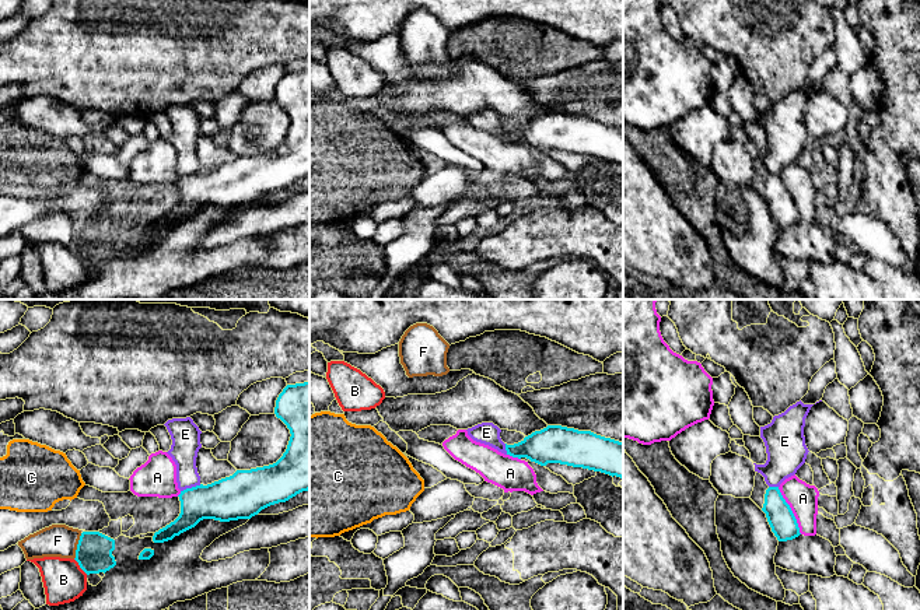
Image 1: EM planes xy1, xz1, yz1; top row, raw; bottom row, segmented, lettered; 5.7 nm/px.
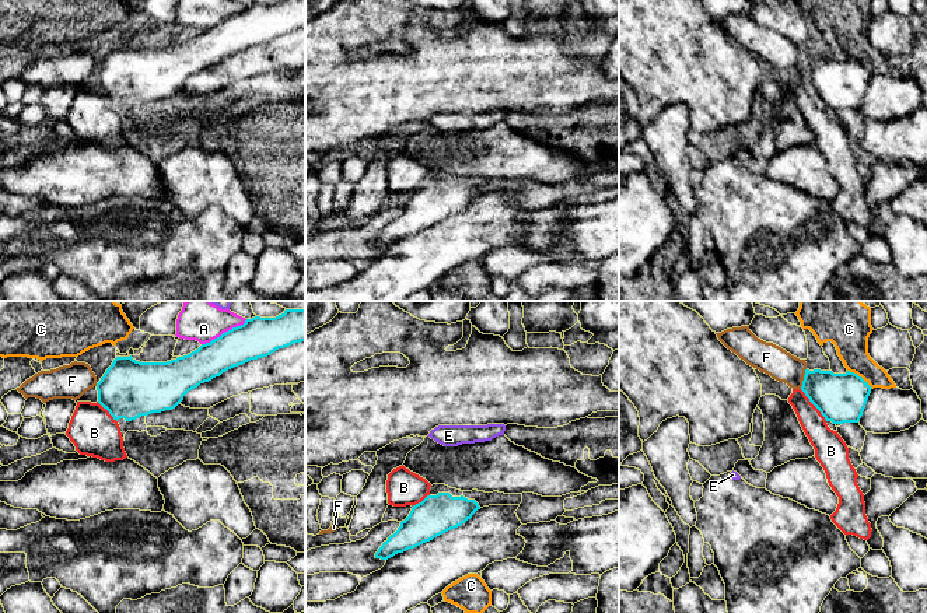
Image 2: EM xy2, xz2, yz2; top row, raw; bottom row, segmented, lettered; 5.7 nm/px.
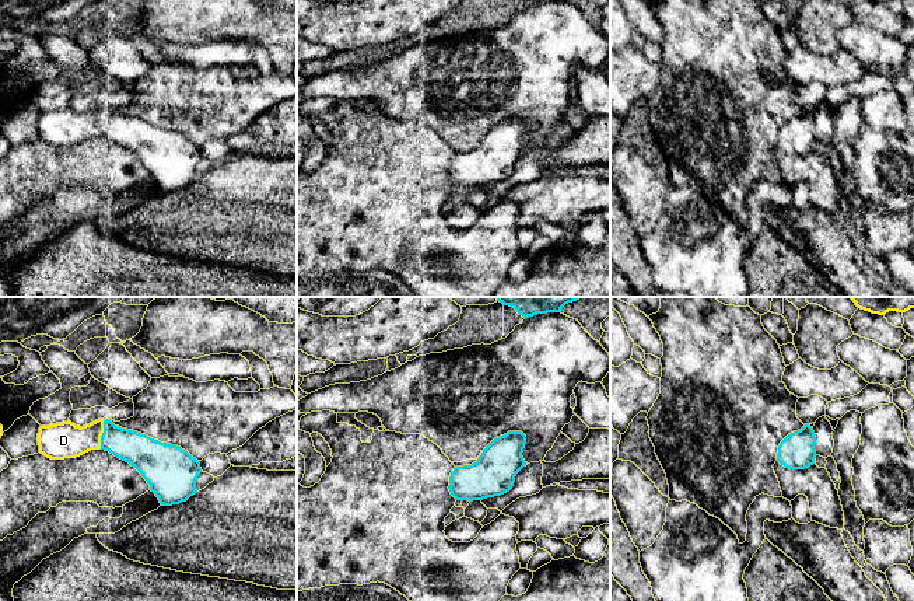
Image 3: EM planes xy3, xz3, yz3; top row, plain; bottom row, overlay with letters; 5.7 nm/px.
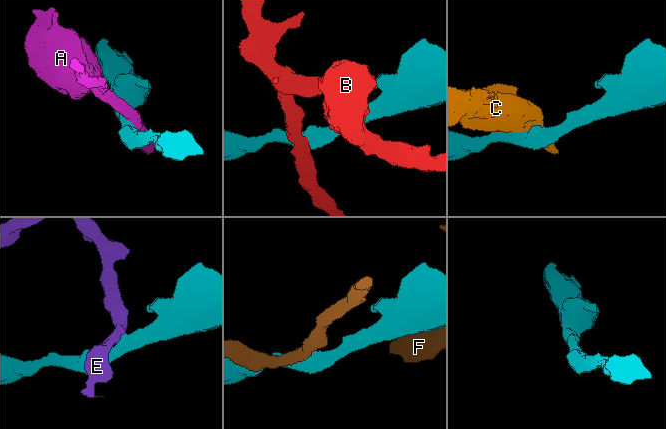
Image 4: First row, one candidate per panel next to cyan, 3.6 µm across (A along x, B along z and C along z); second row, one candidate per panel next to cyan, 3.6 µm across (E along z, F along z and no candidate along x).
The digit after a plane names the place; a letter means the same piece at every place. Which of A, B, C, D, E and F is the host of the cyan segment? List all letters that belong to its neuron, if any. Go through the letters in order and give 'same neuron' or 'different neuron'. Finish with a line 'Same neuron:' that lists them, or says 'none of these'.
A: different neuron
B: different neuron
C: different neuron
D: same neuron
E: different neuron
F: different neuron
Same neuron: D

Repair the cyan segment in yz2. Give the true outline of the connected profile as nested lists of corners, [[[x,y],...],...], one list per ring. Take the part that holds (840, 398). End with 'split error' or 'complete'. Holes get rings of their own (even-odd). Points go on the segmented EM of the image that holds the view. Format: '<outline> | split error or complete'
[[[805,369],[801,390],[833,424],[858,423],[865,409],[871,386],[861,376],[847,371]]] | complete

